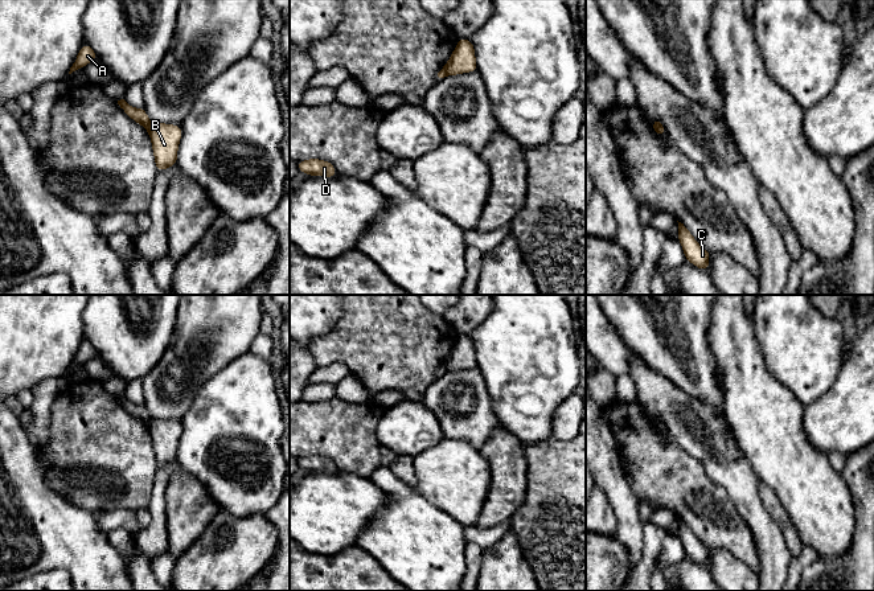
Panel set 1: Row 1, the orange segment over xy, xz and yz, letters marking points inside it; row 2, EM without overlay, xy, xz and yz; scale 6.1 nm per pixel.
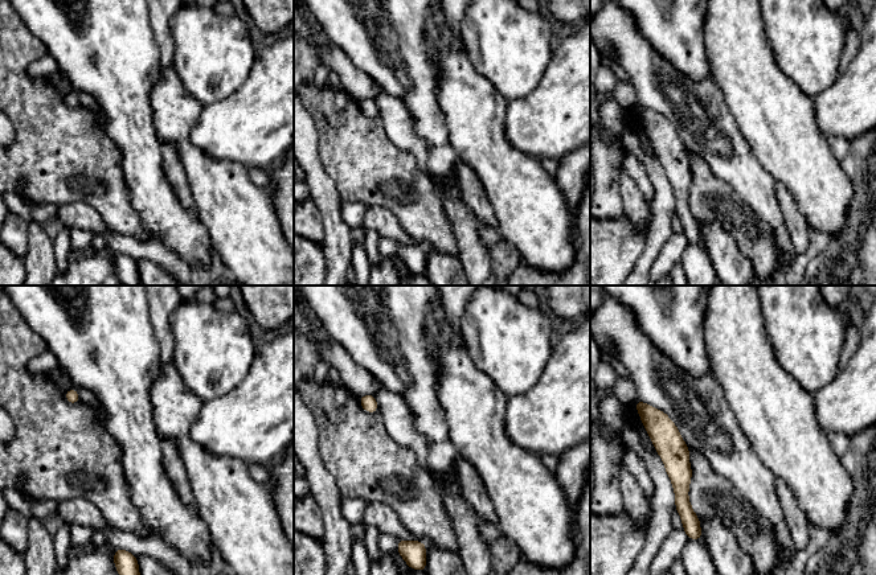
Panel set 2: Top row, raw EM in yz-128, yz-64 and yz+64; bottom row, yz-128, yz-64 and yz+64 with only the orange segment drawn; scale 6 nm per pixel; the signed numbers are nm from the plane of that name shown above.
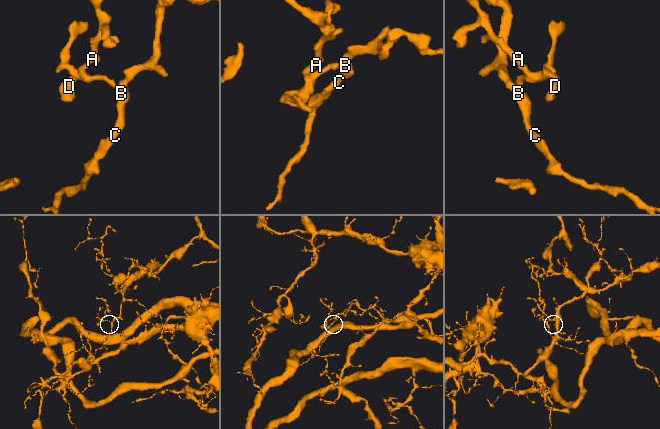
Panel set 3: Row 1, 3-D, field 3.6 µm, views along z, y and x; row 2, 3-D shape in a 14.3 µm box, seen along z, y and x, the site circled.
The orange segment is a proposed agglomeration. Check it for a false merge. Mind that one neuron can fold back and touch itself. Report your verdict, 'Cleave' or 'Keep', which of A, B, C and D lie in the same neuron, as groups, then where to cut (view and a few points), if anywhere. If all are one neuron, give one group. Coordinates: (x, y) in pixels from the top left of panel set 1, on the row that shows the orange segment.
Cleave. Groups: A D / B C. Split along xy (151, 123), (147, 128)

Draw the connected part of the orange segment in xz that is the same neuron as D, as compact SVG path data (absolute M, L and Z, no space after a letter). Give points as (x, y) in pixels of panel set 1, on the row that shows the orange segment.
M309 159L298 161L299 172L307 173L309 176L324 176L324 177L335 177L337 175L333 164L320 159Z

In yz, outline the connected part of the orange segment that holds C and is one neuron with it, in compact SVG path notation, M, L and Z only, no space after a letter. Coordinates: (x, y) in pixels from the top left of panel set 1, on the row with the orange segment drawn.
M678 222L677 239L684 249L686 260L703 271L709 271L710 253L693 238L692 233L681 222Z

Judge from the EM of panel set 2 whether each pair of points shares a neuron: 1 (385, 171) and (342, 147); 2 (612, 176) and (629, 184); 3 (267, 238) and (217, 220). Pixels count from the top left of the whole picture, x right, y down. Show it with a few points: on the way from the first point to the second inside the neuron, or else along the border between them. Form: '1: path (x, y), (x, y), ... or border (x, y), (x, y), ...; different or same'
1: path (375, 171), (352, 151); same
2: border (623, 169), (619, 175), (622, 210); different
3: path (256, 238), (234, 220), (229, 220); same

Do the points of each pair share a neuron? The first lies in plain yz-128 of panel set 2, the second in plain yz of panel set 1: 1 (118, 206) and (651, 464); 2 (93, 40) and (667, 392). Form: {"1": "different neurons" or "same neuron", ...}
{"1": "same neuron", "2": "different neurons"}

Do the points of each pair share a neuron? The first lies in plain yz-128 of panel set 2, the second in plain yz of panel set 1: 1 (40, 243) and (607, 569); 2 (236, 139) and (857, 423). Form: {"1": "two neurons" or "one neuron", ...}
{"1": "two neurons", "2": "one neuron"}

